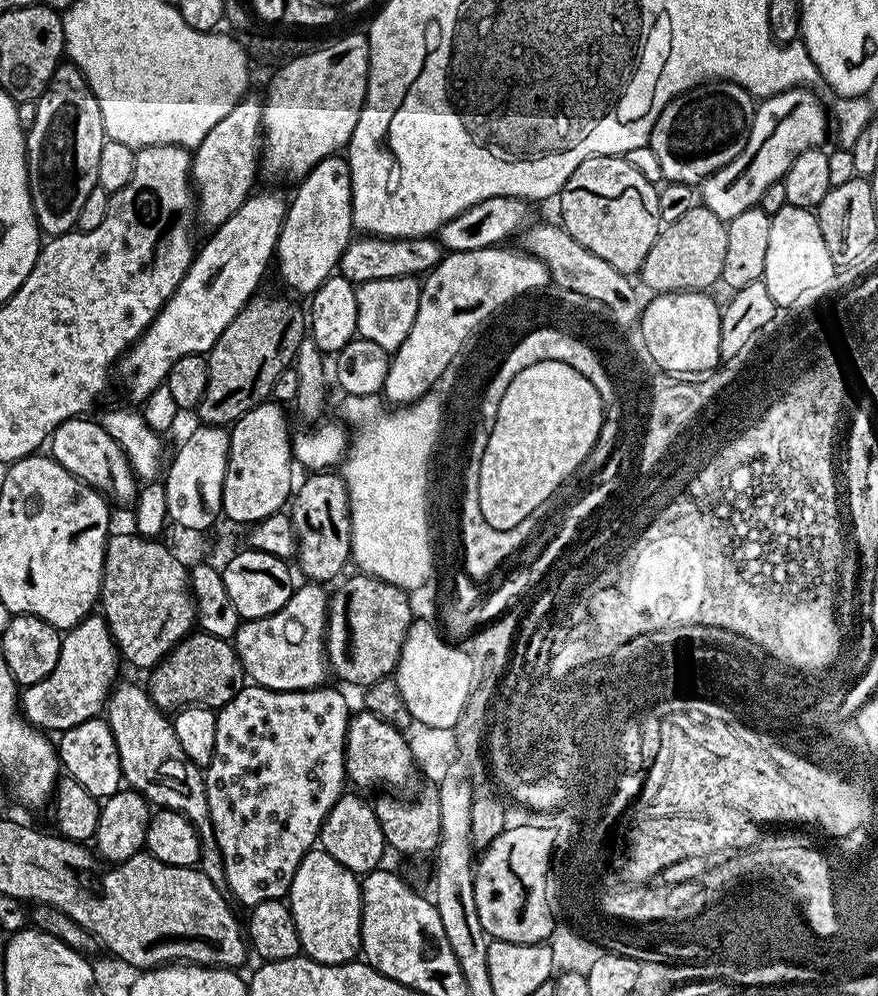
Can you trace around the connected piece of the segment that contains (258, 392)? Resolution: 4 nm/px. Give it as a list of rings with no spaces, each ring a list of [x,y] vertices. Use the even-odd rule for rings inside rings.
[[[257,294],[249,300],[241,312],[222,330],[218,342],[206,354],[208,362],[208,381],[204,397],[196,405],[195,415],[200,415],[199,423],[204,426],[231,426],[250,410],[272,396],[274,382],[287,370],[293,367],[298,346],[306,338],[306,312],[292,300],[284,296],[263,296]]]

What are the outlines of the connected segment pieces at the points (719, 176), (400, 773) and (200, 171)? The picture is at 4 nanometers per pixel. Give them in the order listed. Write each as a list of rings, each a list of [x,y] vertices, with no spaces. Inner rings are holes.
[[[807,87],[791,88],[773,96],[765,96],[757,103],[750,138],[742,154],[738,154],[734,162],[722,166],[722,170],[707,176],[704,183],[699,185],[698,196],[703,207],[714,210],[714,214],[718,214],[718,218],[725,222],[742,214],[742,210],[757,207],[768,187],[783,181],[786,170],[790,170],[798,154],[819,148],[827,136],[829,139],[829,113],[812,92],[815,91]]]
[[[360,710],[360,713],[353,715],[348,722],[348,733],[346,734],[346,746],[344,747],[344,770],[349,781],[352,780],[360,788],[384,788],[380,790],[400,790],[403,784],[412,780],[412,775],[417,775],[418,760],[414,755],[413,745],[409,737],[398,731],[390,722],[378,718],[374,713],[367,710]]]
[[[251,98],[239,100],[234,110],[230,110],[230,114],[226,114],[226,118],[214,125],[214,130],[210,130],[206,138],[202,138],[191,157],[191,181],[198,197],[198,220],[215,230],[253,195],[252,183],[256,180],[256,168],[258,172],[262,160],[261,101]]]

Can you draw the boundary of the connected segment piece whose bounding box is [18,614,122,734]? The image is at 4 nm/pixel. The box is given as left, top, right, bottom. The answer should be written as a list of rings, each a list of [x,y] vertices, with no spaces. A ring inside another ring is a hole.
[[[103,615],[87,616],[63,633],[58,666],[54,666],[54,670],[50,670],[42,682],[27,685],[19,693],[18,703],[24,719],[33,728],[47,730],[52,734],[97,719],[105,711],[109,693],[117,683],[116,671],[120,664],[122,660],[116,651],[116,641],[109,634]]]

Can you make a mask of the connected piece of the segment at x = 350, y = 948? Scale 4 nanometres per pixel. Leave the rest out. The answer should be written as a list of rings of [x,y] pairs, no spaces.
[[[323,850],[307,852],[294,874],[286,903],[292,911],[294,926],[298,926],[298,938],[303,955],[320,964],[347,964],[357,959],[360,947],[360,880],[355,872],[346,870],[330,854]]]

